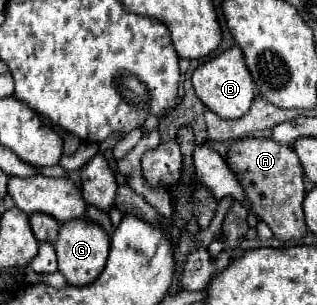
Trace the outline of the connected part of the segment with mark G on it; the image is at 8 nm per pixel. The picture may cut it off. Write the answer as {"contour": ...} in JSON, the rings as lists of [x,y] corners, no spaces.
{"contour":[[[70,220],[60,226],[60,234],[54,246],[58,254],[58,270],[66,276],[68,284],[86,286],[86,284],[92,284],[104,270],[110,238],[98,224],[90,220]]]}

